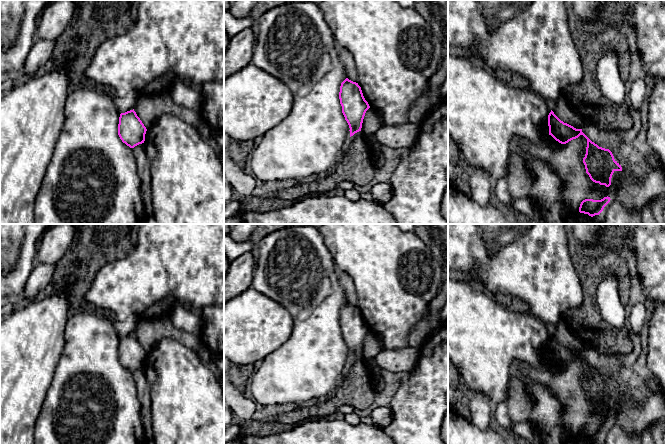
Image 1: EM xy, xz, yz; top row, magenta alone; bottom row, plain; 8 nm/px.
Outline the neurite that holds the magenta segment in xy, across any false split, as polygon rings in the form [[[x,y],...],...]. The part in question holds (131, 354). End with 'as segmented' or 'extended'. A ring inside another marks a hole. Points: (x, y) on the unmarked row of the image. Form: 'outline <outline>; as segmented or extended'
outline [[[133,334],[121,337],[118,348],[118,359],[130,372],[144,367],[146,351]]]; as segmented

